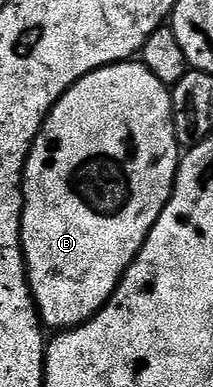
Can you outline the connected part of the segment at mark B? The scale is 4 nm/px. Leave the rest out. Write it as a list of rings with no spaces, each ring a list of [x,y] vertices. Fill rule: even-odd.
[[[139,60],[120,61],[117,65],[107,65],[86,74],[78,83],[68,88],[57,99],[55,107],[48,113],[48,118],[42,123],[38,135],[28,152],[28,161],[24,165],[24,214],[22,214],[22,231],[20,246],[24,249],[24,262],[28,268],[28,285],[32,288],[32,297],[36,300],[36,312],[41,322],[49,330],[67,331],[83,325],[108,300],[124,278],[124,272],[144,246],[144,240],[150,235],[158,215],[166,207],[176,182],[176,170],[180,168],[182,147],[176,142],[174,119],[172,118],[172,95],[169,86],[163,85]]]

